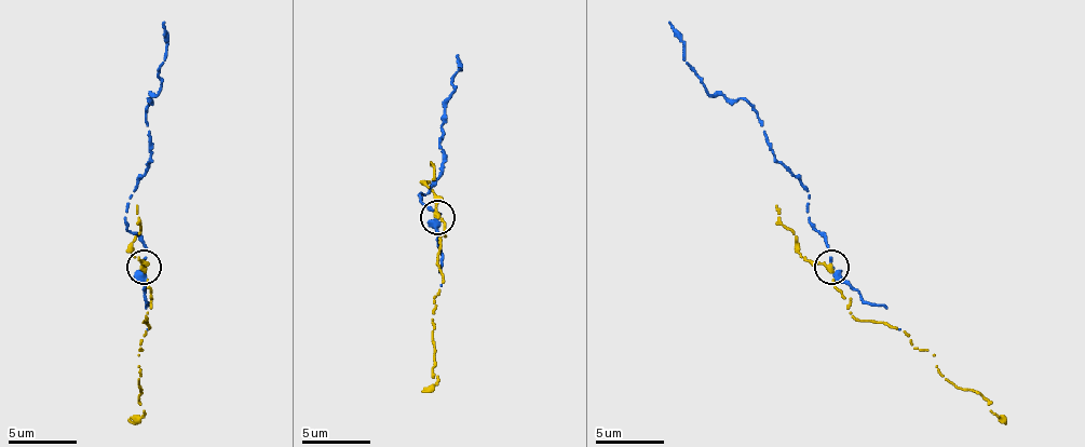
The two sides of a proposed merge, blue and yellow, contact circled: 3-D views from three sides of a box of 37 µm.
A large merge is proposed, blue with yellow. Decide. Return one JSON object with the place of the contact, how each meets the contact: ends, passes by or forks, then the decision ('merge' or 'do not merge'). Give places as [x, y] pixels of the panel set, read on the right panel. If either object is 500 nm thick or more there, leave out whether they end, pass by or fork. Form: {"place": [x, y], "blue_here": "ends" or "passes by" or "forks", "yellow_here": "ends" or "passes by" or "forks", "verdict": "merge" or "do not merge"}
{"place": [831, 267], "blue_here": "passes by", "yellow_here": "passes by", "verdict": "do not merge"}

